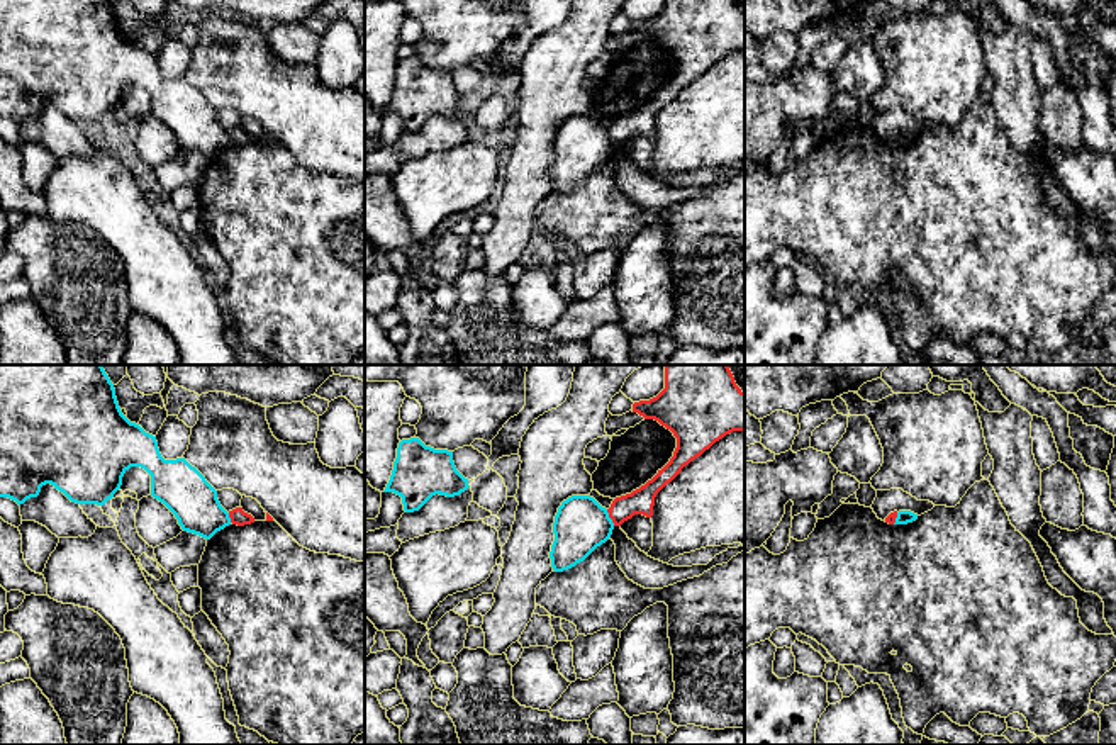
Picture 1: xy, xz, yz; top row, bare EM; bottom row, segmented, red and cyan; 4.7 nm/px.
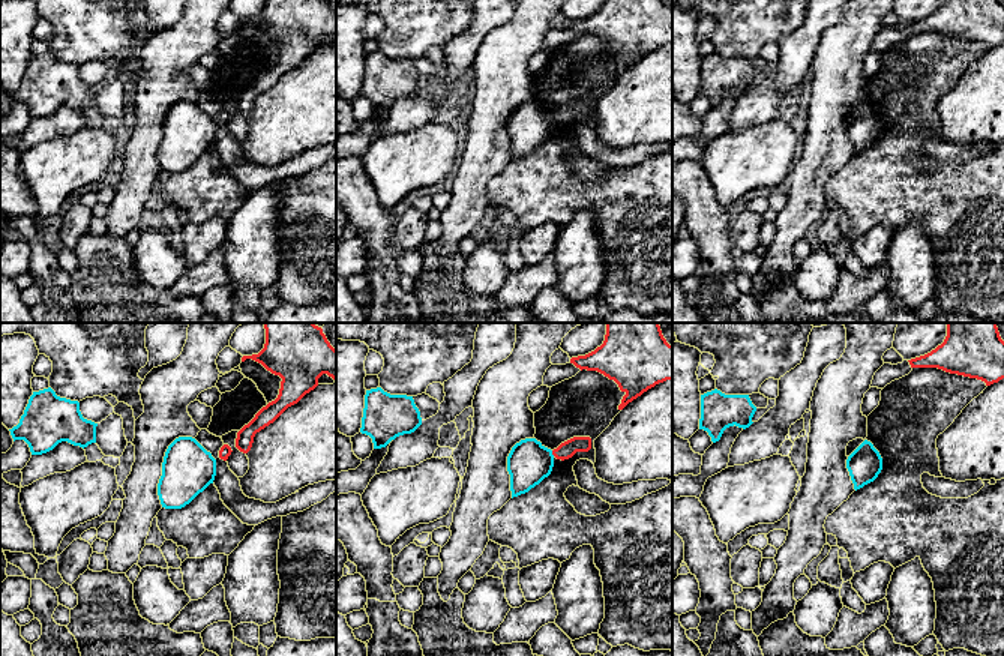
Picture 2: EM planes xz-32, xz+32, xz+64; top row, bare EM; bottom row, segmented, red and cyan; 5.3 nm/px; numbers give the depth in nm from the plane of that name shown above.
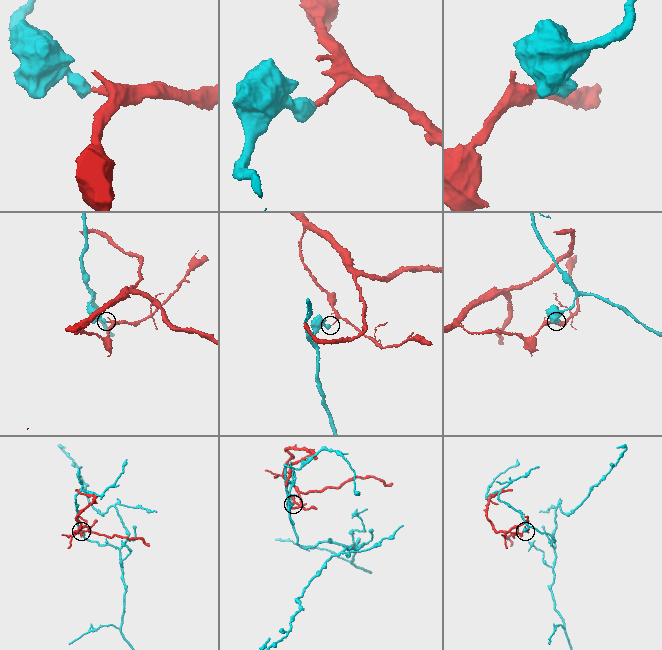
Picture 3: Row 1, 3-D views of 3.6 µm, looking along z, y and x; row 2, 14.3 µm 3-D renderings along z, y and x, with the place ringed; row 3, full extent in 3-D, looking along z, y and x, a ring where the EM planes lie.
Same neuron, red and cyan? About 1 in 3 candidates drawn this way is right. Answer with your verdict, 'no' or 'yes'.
no

